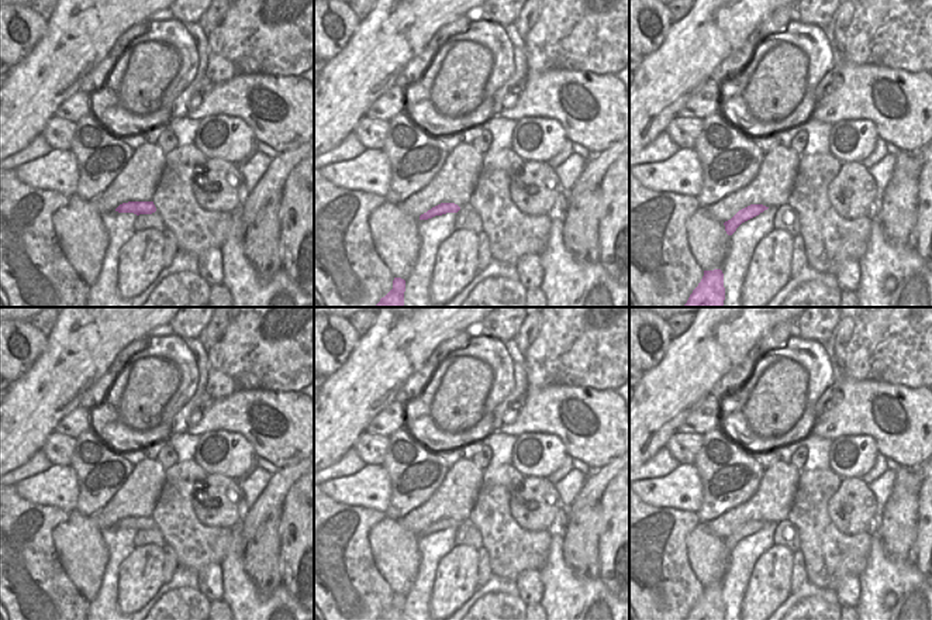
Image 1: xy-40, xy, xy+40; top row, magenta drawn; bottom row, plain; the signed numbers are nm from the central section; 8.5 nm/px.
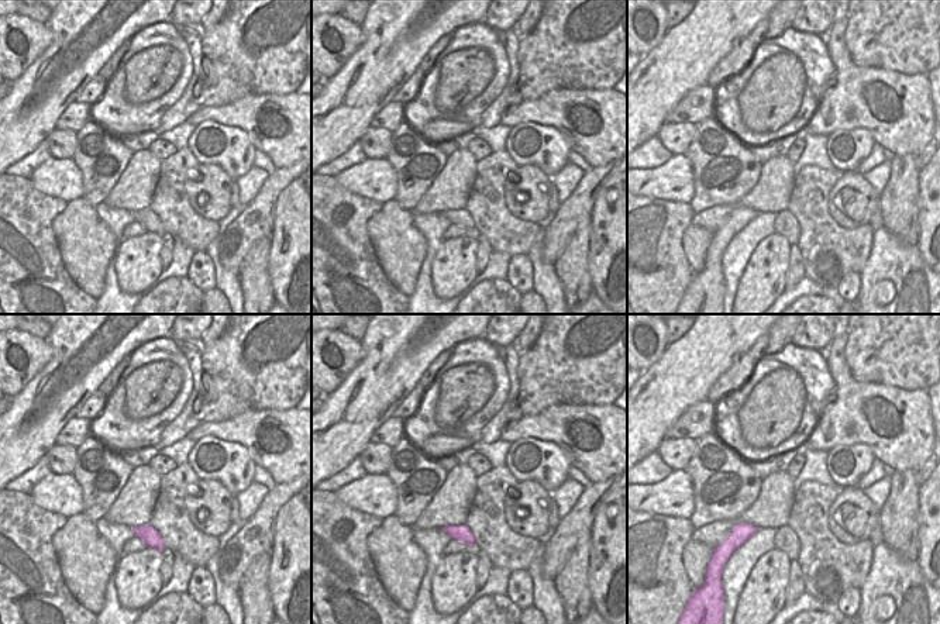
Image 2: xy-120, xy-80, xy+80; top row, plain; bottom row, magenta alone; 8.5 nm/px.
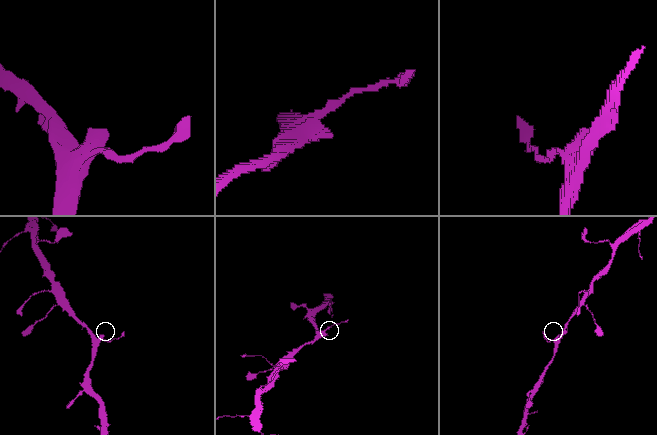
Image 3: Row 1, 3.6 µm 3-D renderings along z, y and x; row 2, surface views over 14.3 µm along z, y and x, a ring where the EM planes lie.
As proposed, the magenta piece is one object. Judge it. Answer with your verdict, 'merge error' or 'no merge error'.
no merge error

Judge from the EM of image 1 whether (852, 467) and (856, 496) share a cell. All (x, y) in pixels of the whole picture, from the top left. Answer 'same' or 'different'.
different

